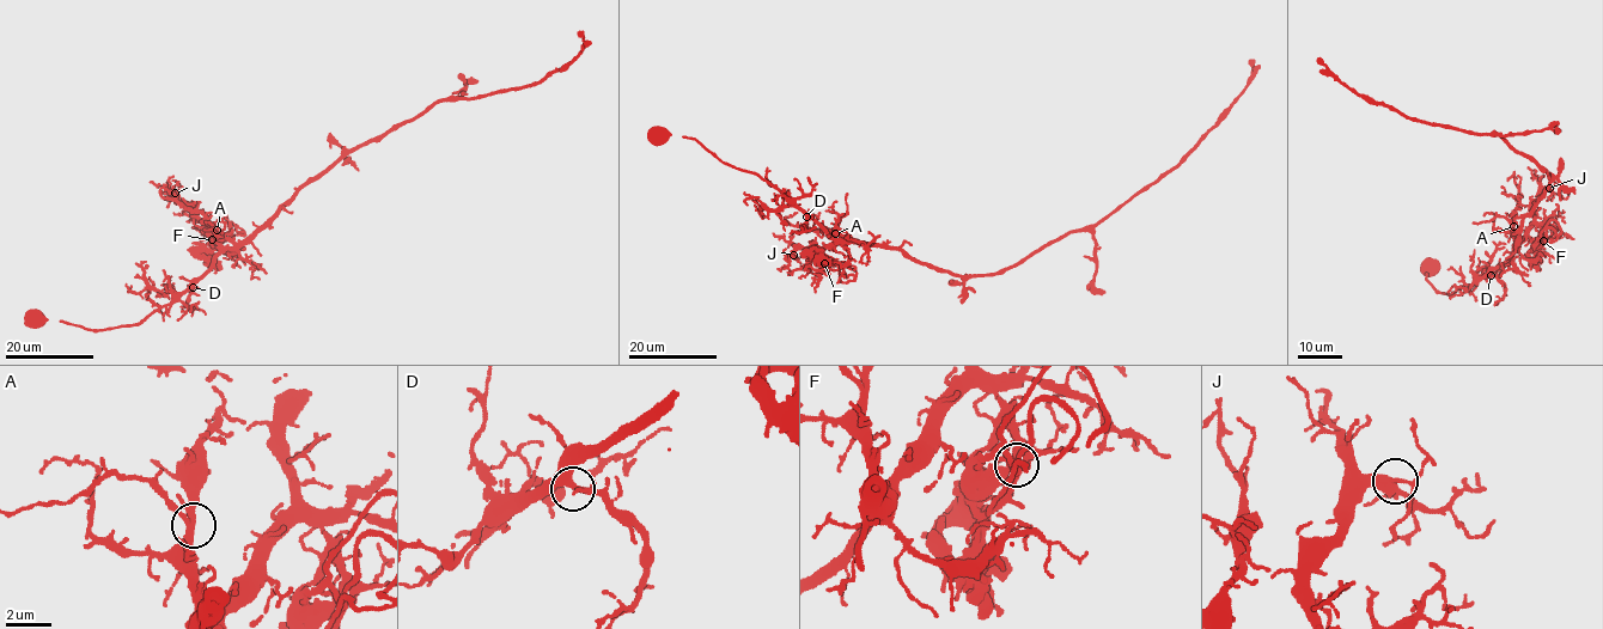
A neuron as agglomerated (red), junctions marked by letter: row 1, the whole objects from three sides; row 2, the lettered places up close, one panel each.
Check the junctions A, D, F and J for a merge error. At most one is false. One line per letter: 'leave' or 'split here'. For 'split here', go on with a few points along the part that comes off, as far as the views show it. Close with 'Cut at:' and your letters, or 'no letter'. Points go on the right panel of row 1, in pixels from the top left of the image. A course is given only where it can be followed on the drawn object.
A: leave
D: leave
F: split here; course (1543, 240), (1538, 238), (1541, 243), (1554, 240), (1561, 233)
J: leave
Cut at: F

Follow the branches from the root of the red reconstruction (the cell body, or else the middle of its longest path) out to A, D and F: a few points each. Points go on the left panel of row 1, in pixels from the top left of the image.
A: (35, 321), (34, 324), (64, 321), (92, 330), (139, 324), (184, 292), (219, 254), (233, 246), (217, 230)
D: (35, 321), (34, 324), (47, 319), (64, 321), (92, 330), (139, 324), (193, 287)
F: (35, 321), (92, 330), (139, 324), (211, 267), (220, 245), (206, 226), (212, 239)

